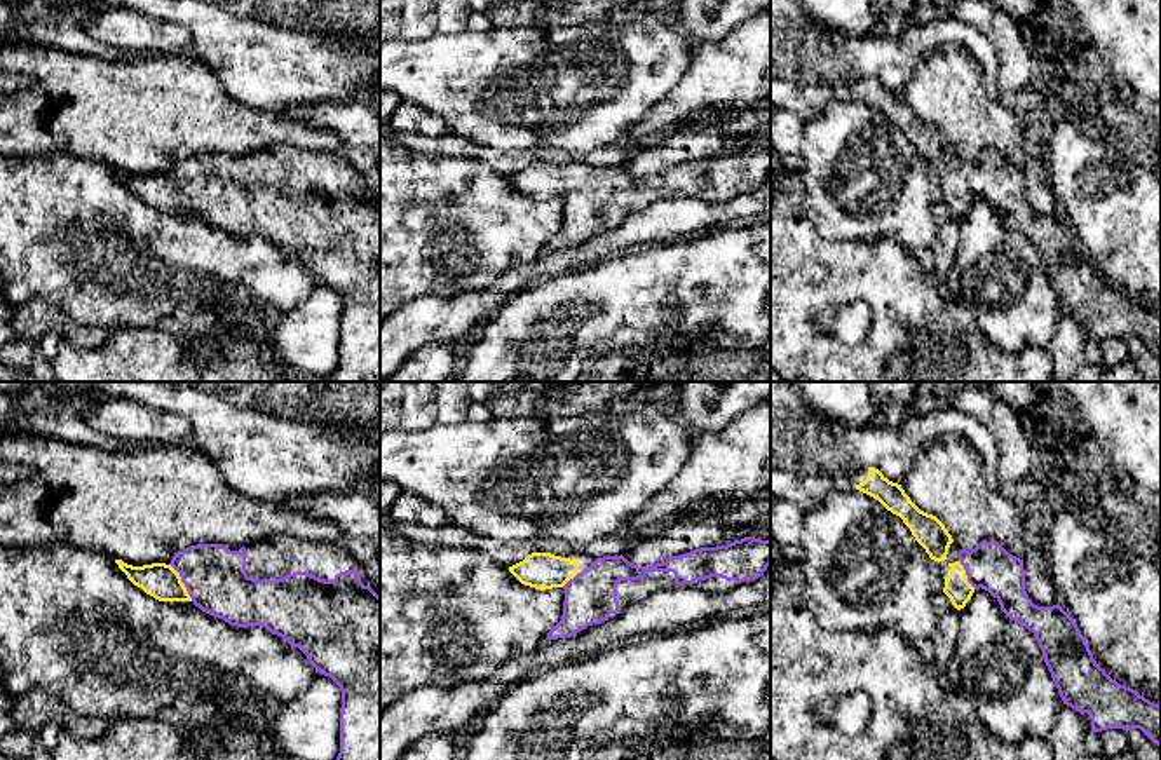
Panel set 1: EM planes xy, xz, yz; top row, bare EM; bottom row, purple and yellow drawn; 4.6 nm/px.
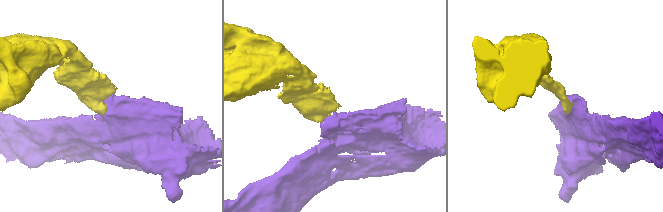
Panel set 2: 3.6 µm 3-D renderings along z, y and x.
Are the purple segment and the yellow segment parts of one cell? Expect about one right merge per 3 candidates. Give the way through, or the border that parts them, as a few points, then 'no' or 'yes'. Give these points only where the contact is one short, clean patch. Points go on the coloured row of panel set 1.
runs through xy (215, 577), (182, 581), (161, 581); yes

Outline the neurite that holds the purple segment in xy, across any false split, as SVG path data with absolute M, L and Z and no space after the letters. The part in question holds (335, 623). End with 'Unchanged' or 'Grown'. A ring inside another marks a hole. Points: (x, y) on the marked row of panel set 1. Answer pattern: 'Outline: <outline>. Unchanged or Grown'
Outline: M275 537L228 547L190 546L169 565L115 563L159 601L192 601L230 626L261 626L298 647L342 690L336 760L380 760L380 596L361 582L357 561L340 544Z. Grown

